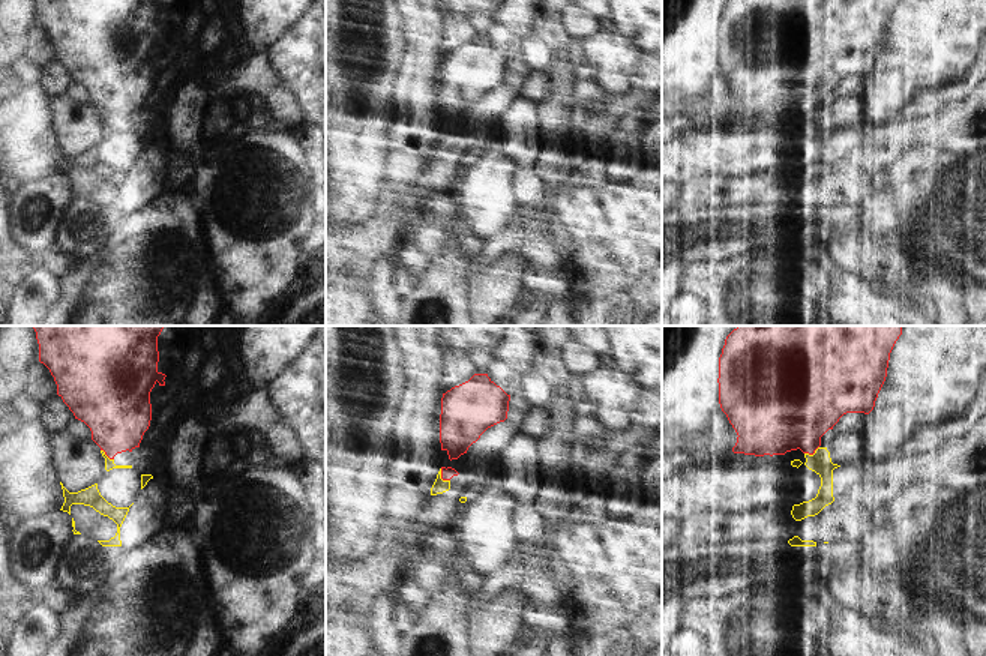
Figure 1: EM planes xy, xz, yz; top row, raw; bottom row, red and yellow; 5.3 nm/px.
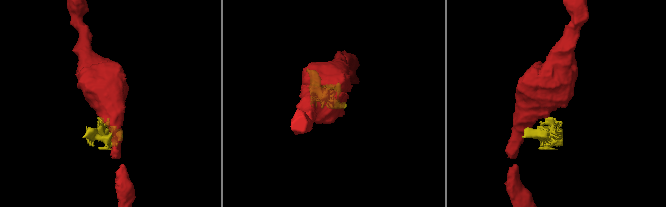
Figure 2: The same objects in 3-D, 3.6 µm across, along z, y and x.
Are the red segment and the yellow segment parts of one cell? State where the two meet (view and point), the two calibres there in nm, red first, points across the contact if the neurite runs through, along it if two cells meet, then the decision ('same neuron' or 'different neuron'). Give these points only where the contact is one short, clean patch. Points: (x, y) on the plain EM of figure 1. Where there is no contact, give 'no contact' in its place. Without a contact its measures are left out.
meets red in xz at (441, 141); 70 nm thick on the red side, 70 nm on the other; border along xz (440, 132), (440, 140), (449, 144); different neuron

